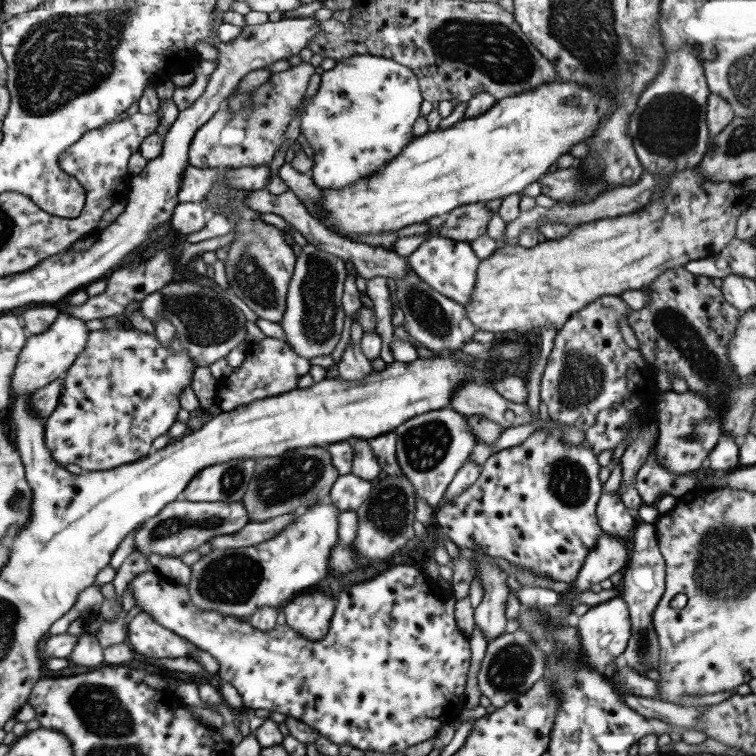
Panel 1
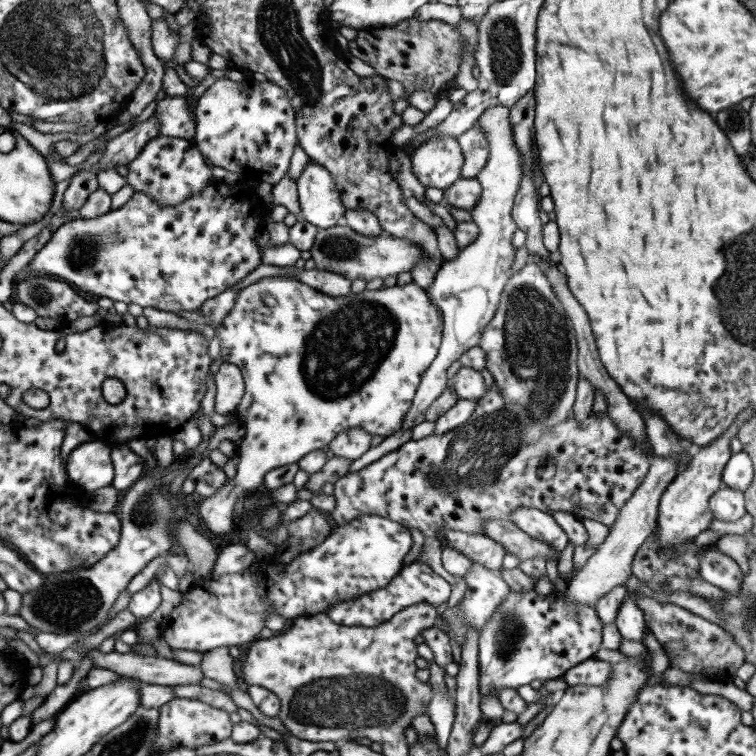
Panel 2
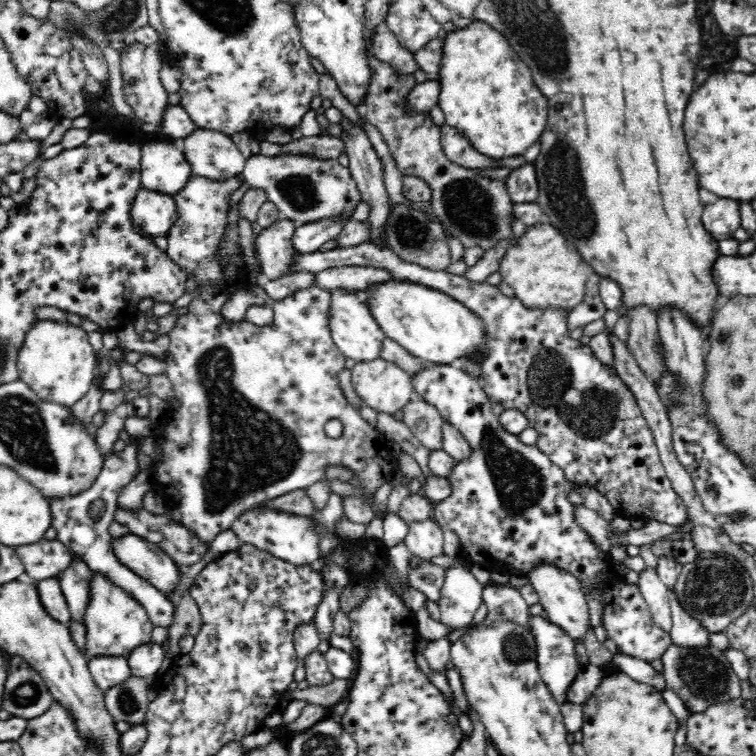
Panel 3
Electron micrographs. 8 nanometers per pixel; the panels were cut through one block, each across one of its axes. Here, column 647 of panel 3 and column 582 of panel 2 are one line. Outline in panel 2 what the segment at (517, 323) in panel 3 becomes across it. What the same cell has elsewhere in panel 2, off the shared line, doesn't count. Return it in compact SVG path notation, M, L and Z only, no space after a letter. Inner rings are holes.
M496 380L492 382L490 389L486 391L486 394L476 402L476 409L474 413L470 415L470 418L465 423L462 423L459 427L453 428L446 434L430 434L424 436L424 438L410 439L402 444L392 452L388 452L383 455L376 462L368 464L365 468L362 468L359 472L346 473L342 478L339 478L334 485L334 498L336 500L336 508L329 514L330 520L333 525L343 525L348 523L354 518L360 515L378 515L379 517L389 518L398 524L405 526L408 530L417 528L420 530L424 538L436 537L440 538L440 531L442 529L456 529L464 531L466 533L474 533L478 535L486 535L486 532L482 530L484 527L484 521L490 519L502 519L510 520L512 517L512 511L518 507L528 507L540 509L542 512L552 514L556 511L562 511L563 513L572 512L576 516L580 516L580 519L596 520L611 527L620 513L622 506L626 505L634 491L638 489L638 486L642 484L644 477L646 477L649 467L651 466L654 454L652 451L648 451L646 446L651 446L649 439L644 441L634 441L628 433L620 430L614 421L608 417L608 413L604 415L596 415L596 413L590 413L590 417L586 421L580 421L574 419L574 415L570 414L566 417L566 421L560 422L560 424L554 427L544 427L542 423L534 421L530 417L530 411L520 407L520 405L512 405L510 402L506 402L506 399L500 394L498 389L498 383Z

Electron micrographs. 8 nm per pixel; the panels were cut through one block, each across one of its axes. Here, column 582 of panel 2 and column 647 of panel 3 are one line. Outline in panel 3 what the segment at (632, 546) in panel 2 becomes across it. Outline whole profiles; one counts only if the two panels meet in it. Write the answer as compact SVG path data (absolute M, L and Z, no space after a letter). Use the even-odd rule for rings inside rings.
M646 567L639 573L640 592L648 603L653 621L666 632L670 632L673 625L671 608L669 605L668 587L658 577L657 567Z

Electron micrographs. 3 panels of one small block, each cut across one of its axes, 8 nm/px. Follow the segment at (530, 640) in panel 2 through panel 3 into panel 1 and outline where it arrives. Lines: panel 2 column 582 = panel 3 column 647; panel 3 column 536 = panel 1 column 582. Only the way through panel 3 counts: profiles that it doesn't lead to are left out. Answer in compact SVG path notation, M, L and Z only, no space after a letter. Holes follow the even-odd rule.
M537 430L531 433L528 439L520 445L500 450L487 459L484 464L484 470L466 492L452 500L443 501L438 509L433 512L434 522L438 524L439 533L448 535L460 549L479 550L493 558L503 558L515 564L515 566L519 566L519 568L531 570L536 576L557 579L558 582L572 583L578 576L579 570L584 566L586 556L589 555L590 550L593 549L593 546L599 542L599 538L603 535L595 513L599 498L603 492L603 484L598 479L598 473L602 467L598 464L597 455L590 448L566 445L556 434L550 433L550 435L547 435L544 430Z

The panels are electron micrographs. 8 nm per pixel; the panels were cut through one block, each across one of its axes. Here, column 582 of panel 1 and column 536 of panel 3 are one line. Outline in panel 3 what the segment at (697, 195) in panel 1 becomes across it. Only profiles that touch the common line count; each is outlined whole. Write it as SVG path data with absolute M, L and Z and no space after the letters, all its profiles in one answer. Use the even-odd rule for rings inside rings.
M534 224L528 227L524 235L510 246L498 272L502 280L514 288L515 297L530 308L566 309L568 311L585 295L586 281L594 271L582 259L574 244L568 242L554 226Z

